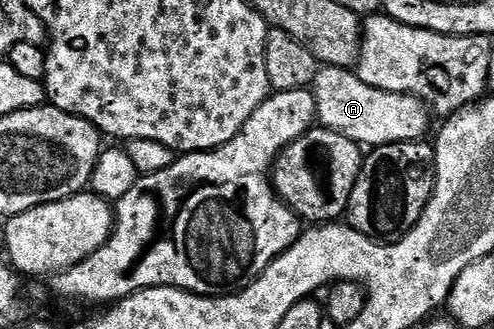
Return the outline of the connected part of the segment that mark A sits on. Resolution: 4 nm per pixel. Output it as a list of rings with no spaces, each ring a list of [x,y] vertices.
[[[322,66],[311,90],[317,98],[320,126],[343,133],[343,137],[366,148],[386,147],[392,143],[415,143],[424,140],[429,131],[431,111],[425,102],[413,95],[387,93],[383,89],[375,89],[352,70]]]

